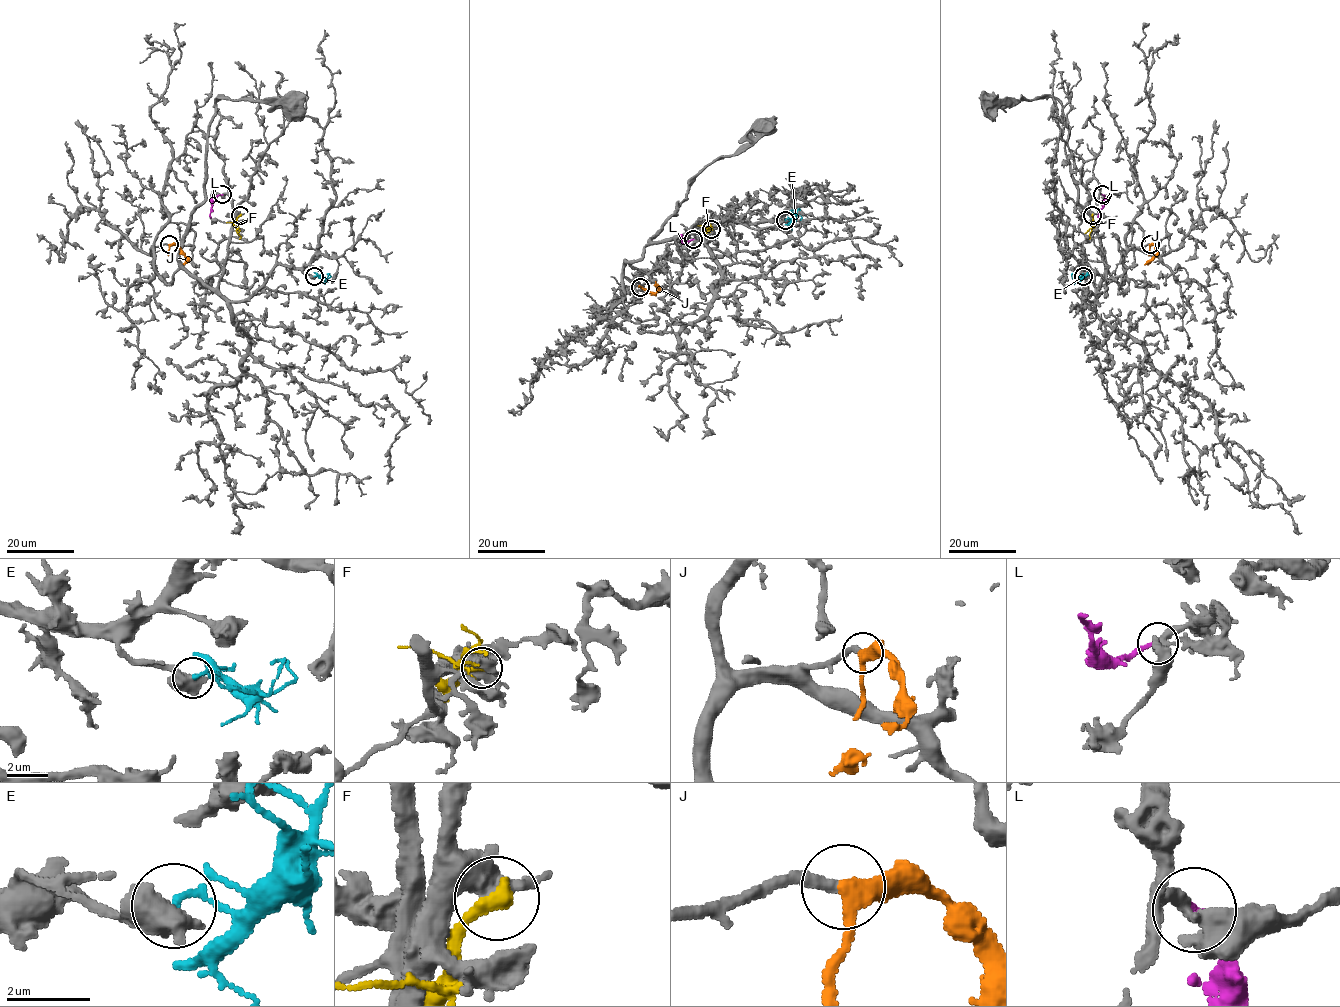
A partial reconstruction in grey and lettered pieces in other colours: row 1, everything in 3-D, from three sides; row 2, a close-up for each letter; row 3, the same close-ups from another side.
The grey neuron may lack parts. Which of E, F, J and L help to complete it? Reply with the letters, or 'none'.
J, L

